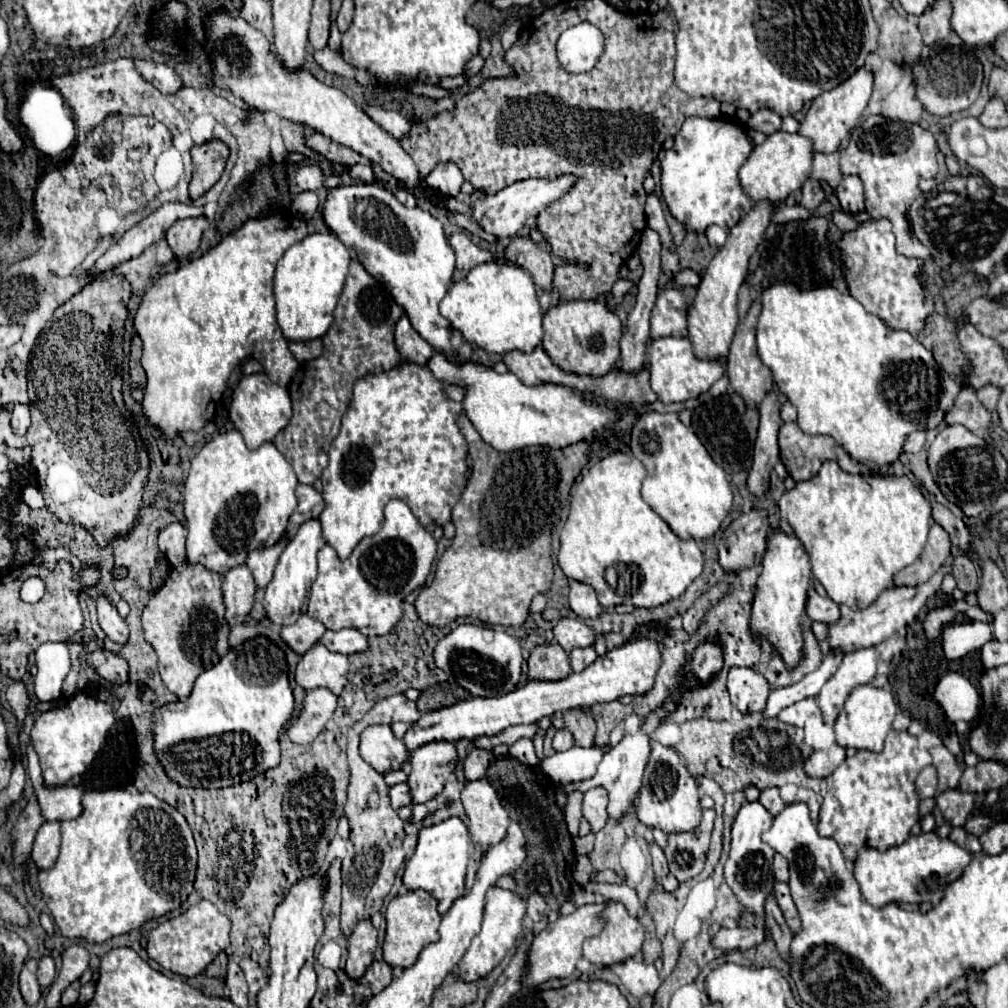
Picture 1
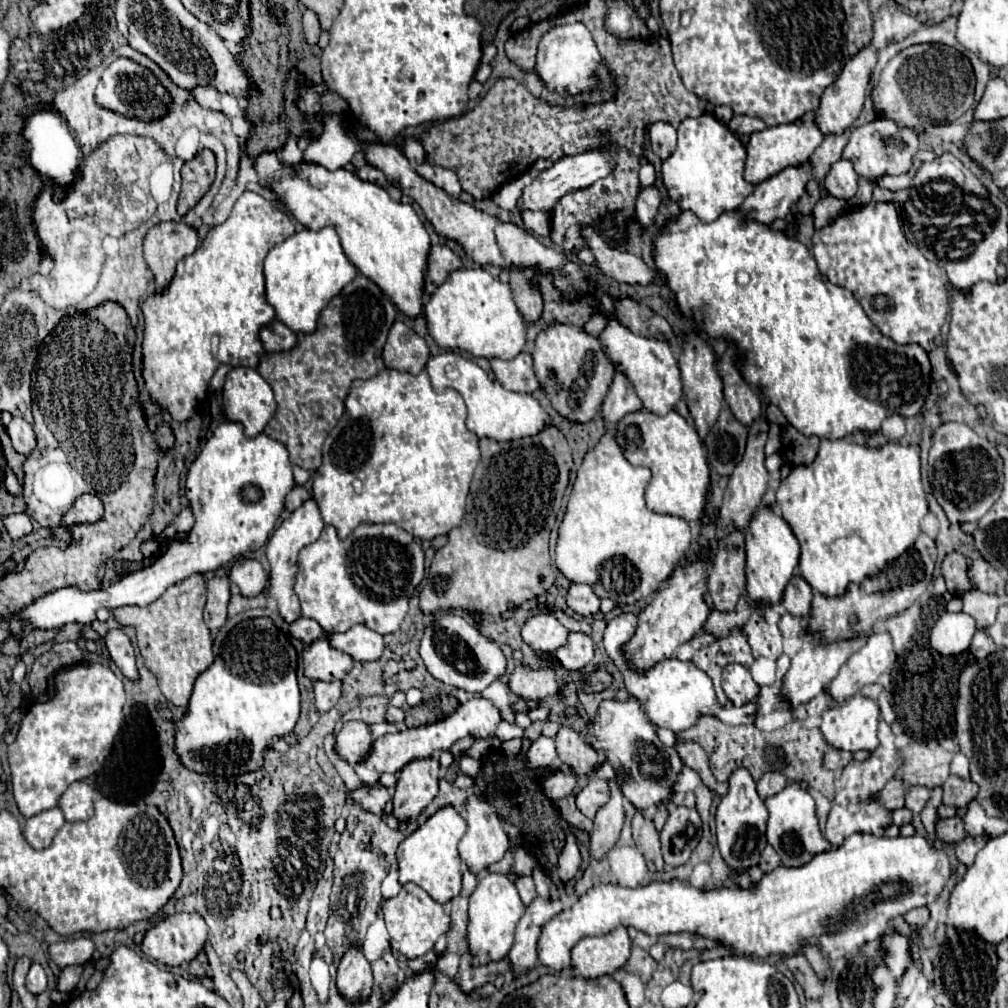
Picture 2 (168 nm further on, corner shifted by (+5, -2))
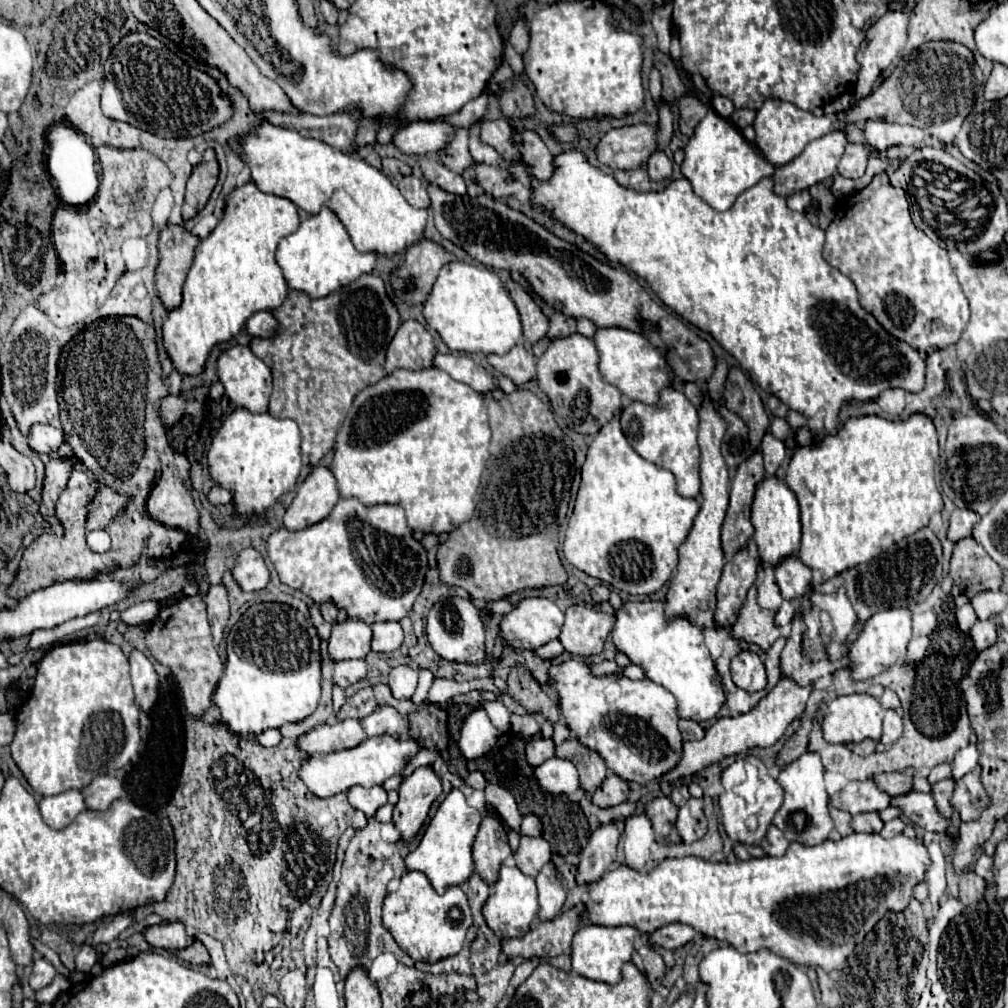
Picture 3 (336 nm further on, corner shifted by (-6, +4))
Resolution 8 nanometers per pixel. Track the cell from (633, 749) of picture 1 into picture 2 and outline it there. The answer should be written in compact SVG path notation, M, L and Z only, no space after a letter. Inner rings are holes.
M618 776L608 778L610 798L594 818L594 830L590 834L590 854L594 858L604 858L620 836L624 824L624 794L620 782Z

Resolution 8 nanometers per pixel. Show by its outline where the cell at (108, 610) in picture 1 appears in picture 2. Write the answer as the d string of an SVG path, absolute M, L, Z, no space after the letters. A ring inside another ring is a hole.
M120 628L108 630L104 642L106 642L106 648L110 652L110 658L122 670L122 674L130 680L138 680L138 670L134 664L134 650L132 650L130 638L124 634L124 630L120 630Z

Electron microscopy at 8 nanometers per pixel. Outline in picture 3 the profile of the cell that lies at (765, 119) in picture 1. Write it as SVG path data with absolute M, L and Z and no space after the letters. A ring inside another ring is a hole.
M735 110L733 114L731 114L731 122L739 128L739 130L743 130L745 126L749 126L751 122L753 122L753 118L755 118L755 110Z

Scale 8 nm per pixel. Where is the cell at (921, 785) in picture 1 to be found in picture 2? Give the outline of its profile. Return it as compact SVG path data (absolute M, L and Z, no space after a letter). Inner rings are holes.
M894 778L880 792L880 802L890 810L898 810L898 808L904 808L906 794L908 794L908 786L902 780Z

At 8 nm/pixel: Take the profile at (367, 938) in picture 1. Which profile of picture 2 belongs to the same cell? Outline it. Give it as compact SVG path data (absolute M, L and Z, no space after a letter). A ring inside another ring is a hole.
M350 946L338 964L336 986L348 1000L368 998L372 990L372 968L360 946Z

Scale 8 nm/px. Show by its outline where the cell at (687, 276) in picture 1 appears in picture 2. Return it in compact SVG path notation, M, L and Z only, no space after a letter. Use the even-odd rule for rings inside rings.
M586 228L582 234L586 236L588 248L594 252L600 270L604 274L608 274L618 282L628 282L628 284L647 285L654 282L656 270L649 268L641 258L630 252L622 252L598 242L596 232L594 234L592 232L594 232L592 228Z

